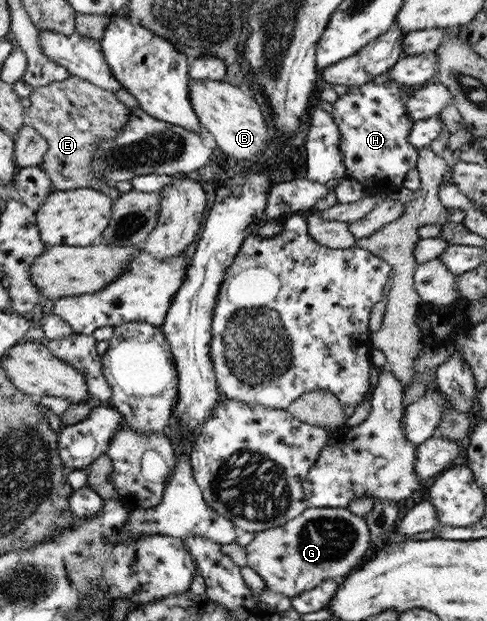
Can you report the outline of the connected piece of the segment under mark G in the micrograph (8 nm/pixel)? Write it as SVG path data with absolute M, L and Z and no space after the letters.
M307 507L285 524L256 532L253 540L245 545L244 551L246 565L262 578L265 589L292 599L296 594L316 587L320 581L344 578L350 569L359 565L368 545L370 534L365 519L352 514L347 507Z

